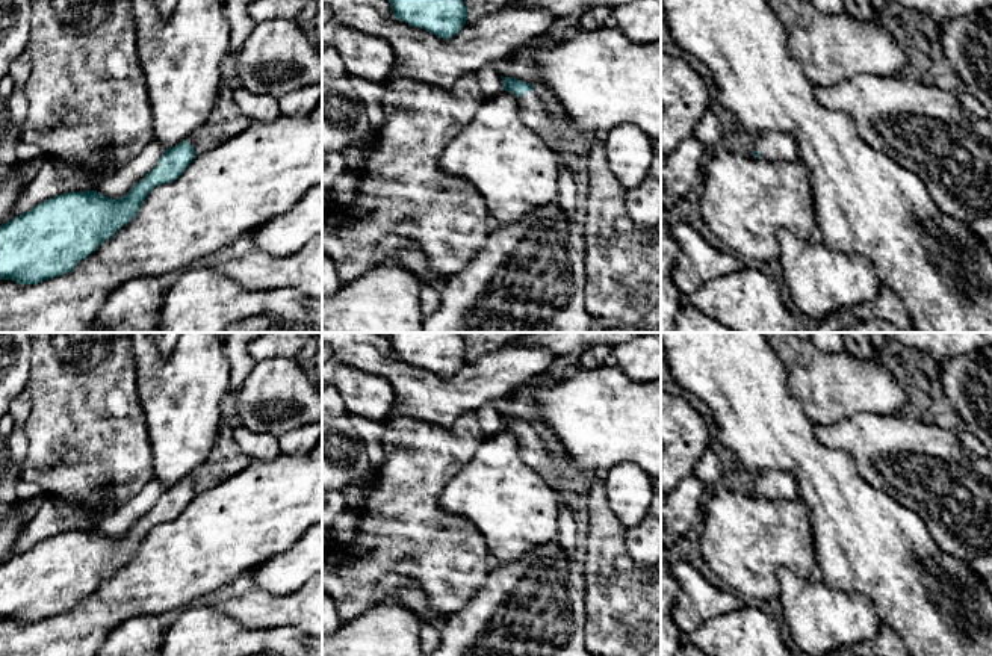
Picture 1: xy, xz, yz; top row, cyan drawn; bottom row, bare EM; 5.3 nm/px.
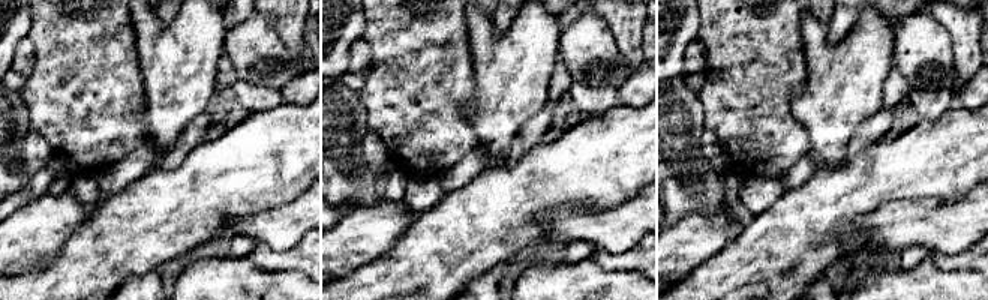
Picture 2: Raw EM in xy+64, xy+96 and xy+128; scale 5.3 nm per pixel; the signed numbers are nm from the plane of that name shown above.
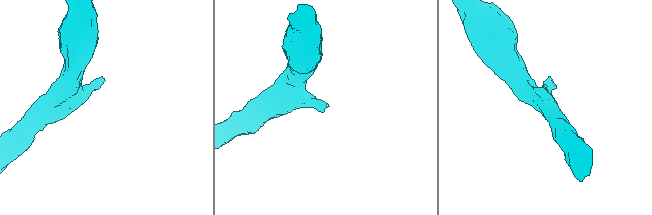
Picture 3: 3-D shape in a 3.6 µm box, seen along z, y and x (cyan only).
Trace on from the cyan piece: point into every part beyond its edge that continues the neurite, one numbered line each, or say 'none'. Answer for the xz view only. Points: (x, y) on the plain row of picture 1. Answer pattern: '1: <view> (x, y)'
1: xz (533, 448)

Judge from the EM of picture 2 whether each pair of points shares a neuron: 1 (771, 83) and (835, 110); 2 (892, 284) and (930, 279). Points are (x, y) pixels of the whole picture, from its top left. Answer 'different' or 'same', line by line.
1: different
2: same

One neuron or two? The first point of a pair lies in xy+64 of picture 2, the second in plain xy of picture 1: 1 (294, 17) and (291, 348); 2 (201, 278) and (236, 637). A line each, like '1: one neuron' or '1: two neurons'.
1: one neuron
2: one neuron

